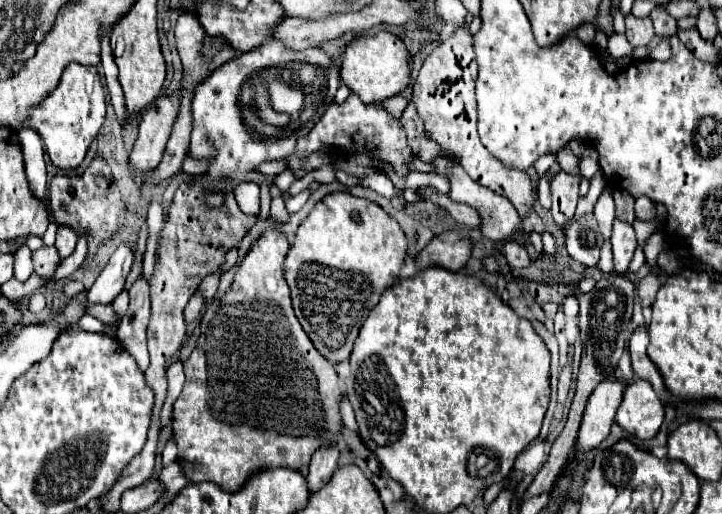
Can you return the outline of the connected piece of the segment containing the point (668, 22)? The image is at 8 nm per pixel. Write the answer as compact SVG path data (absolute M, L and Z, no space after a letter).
M657 5L651 11L651 21L655 27L655 35L661 39L669 39L671 35L677 33L677 21L669 15L669 11L665 11L667 5Z

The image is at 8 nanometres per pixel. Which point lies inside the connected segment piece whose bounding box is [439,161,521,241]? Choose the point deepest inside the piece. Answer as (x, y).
(500, 219)

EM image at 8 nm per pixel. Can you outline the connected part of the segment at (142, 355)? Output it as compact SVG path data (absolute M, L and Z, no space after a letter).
M137 279L135 285L129 289L129 309L119 325L119 343L129 351L129 355L137 361L139 369L145 371L149 365L149 351L147 351L147 323L149 323L149 283L145 279Z

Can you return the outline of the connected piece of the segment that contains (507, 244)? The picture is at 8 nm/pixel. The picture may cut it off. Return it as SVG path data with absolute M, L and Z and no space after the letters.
M503 241L503 253L511 267L527 267L531 263L527 251L517 241Z

